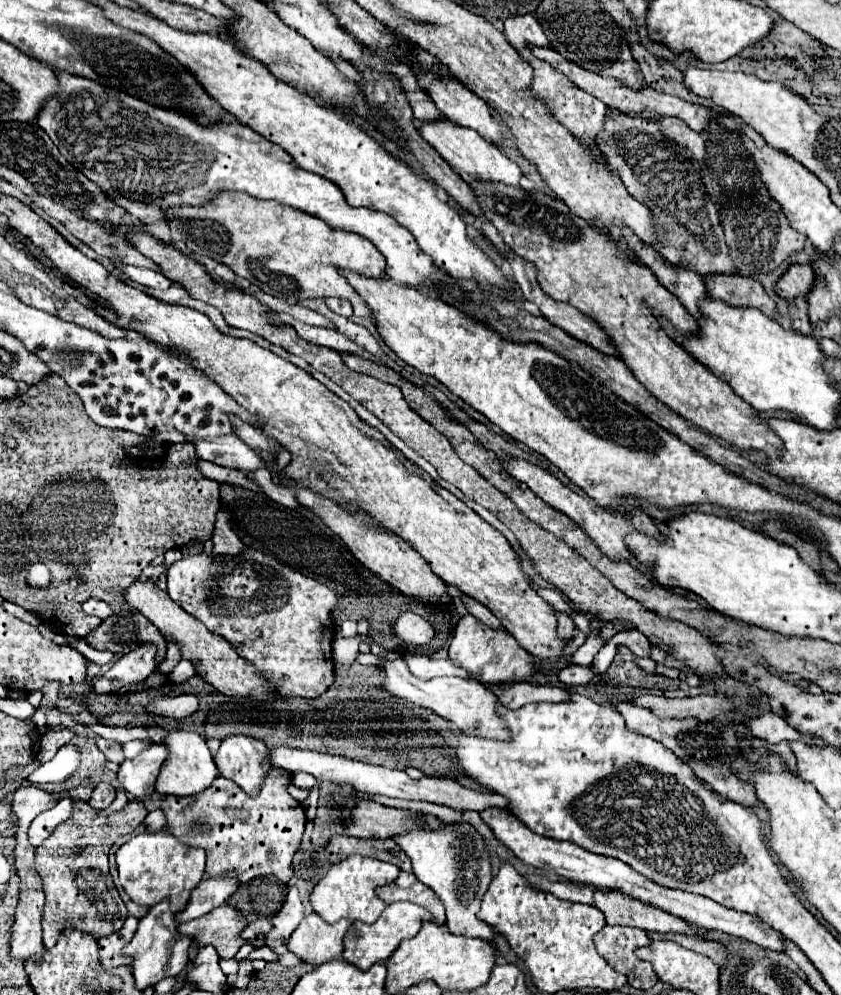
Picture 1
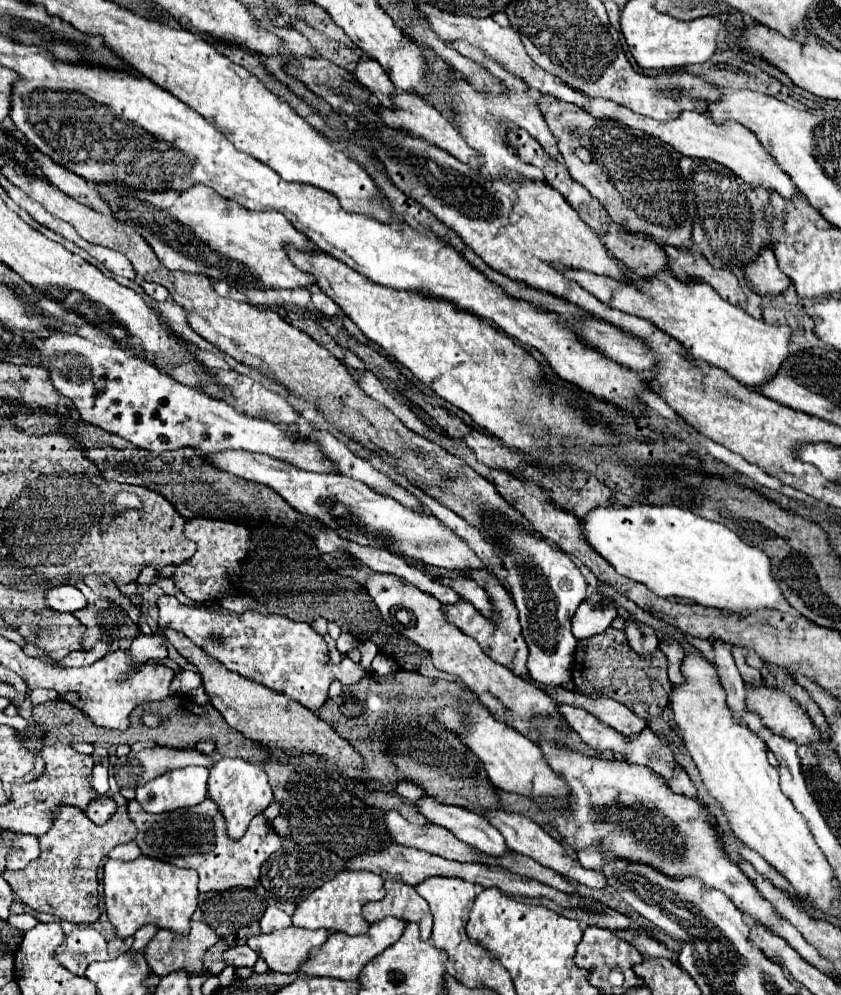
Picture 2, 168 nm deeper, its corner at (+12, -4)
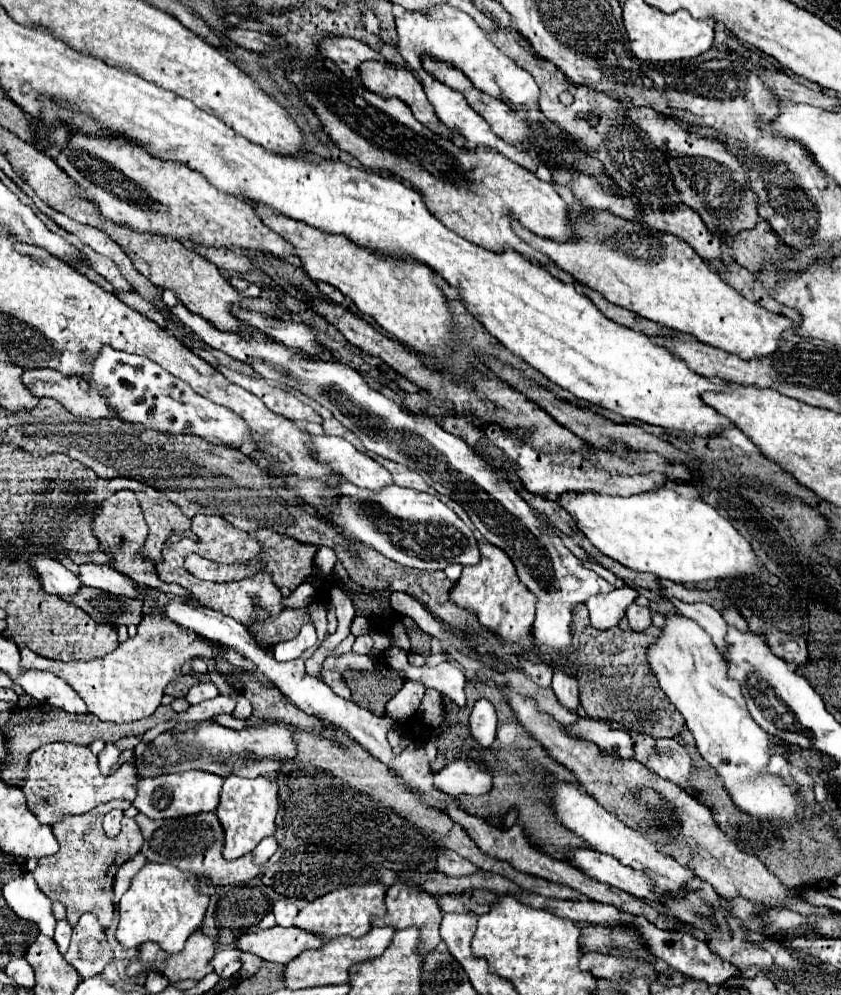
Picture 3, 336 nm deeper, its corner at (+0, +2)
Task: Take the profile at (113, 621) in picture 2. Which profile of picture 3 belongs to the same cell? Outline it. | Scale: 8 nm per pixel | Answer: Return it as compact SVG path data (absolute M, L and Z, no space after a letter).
M81 587L73 597L63 599L81 607L85 613L89 613L89 617L93 617L93 621L105 625L139 625L143 619L141 599L129 599L91 587Z

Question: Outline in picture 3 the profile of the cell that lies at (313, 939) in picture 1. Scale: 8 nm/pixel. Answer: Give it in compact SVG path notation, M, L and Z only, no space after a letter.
M271 927L265 931L245 933L235 941L235 947L261 957L263 961L289 963L293 957L307 949L317 949L323 945L319 935L295 929L295 927Z

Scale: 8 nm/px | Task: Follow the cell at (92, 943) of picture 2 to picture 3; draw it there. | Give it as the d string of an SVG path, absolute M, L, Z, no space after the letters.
M81 915L77 927L73 929L69 951L65 953L65 961L73 965L81 977L93 977L105 969L105 965L113 959L113 951L107 943L107 935L103 925L95 915Z

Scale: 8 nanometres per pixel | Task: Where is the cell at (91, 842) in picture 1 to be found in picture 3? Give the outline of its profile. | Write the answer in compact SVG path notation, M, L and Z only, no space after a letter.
M122 799L111 800L95 807L95 811L65 817L65 821L57 821L57 825L53 825L53 835L59 841L61 849L57 855L41 859L37 869L33 871L33 877L39 885L39 889L51 901L59 901L67 907L67 919L69 919L71 927L77 925L77 921L83 913L97 915L97 919L101 921L101 925L105 929L113 921L113 903L111 903L113 877L115 877L119 865L123 865L127 861L127 857L133 857L133 853L137 853L141 849L143 835L134 818L123 817L119 835L111 839L103 833L101 821L103 821L103 815L112 809L125 811L131 804Z

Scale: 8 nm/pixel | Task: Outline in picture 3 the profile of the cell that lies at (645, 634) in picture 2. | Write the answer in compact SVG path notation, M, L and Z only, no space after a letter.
M637 603L629 605L629 609L625 611L625 617L629 619L629 625L635 631L643 631L645 627L651 625L651 611L649 611L649 607L643 607L643 605L637 605Z

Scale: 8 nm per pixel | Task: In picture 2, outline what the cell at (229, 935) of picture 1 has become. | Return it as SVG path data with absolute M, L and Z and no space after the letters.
M191 921L191 929L187 935L179 935L179 933L173 933L169 929L159 929L159 933L147 943L145 951L147 951L147 961L149 961L149 967L151 971L155 971L155 975L163 977L163 975L169 975L173 971L179 971L179 969L187 969L191 973L203 973L205 967L203 967L203 957L207 953L207 949L211 945L215 945L221 937L203 921Z

